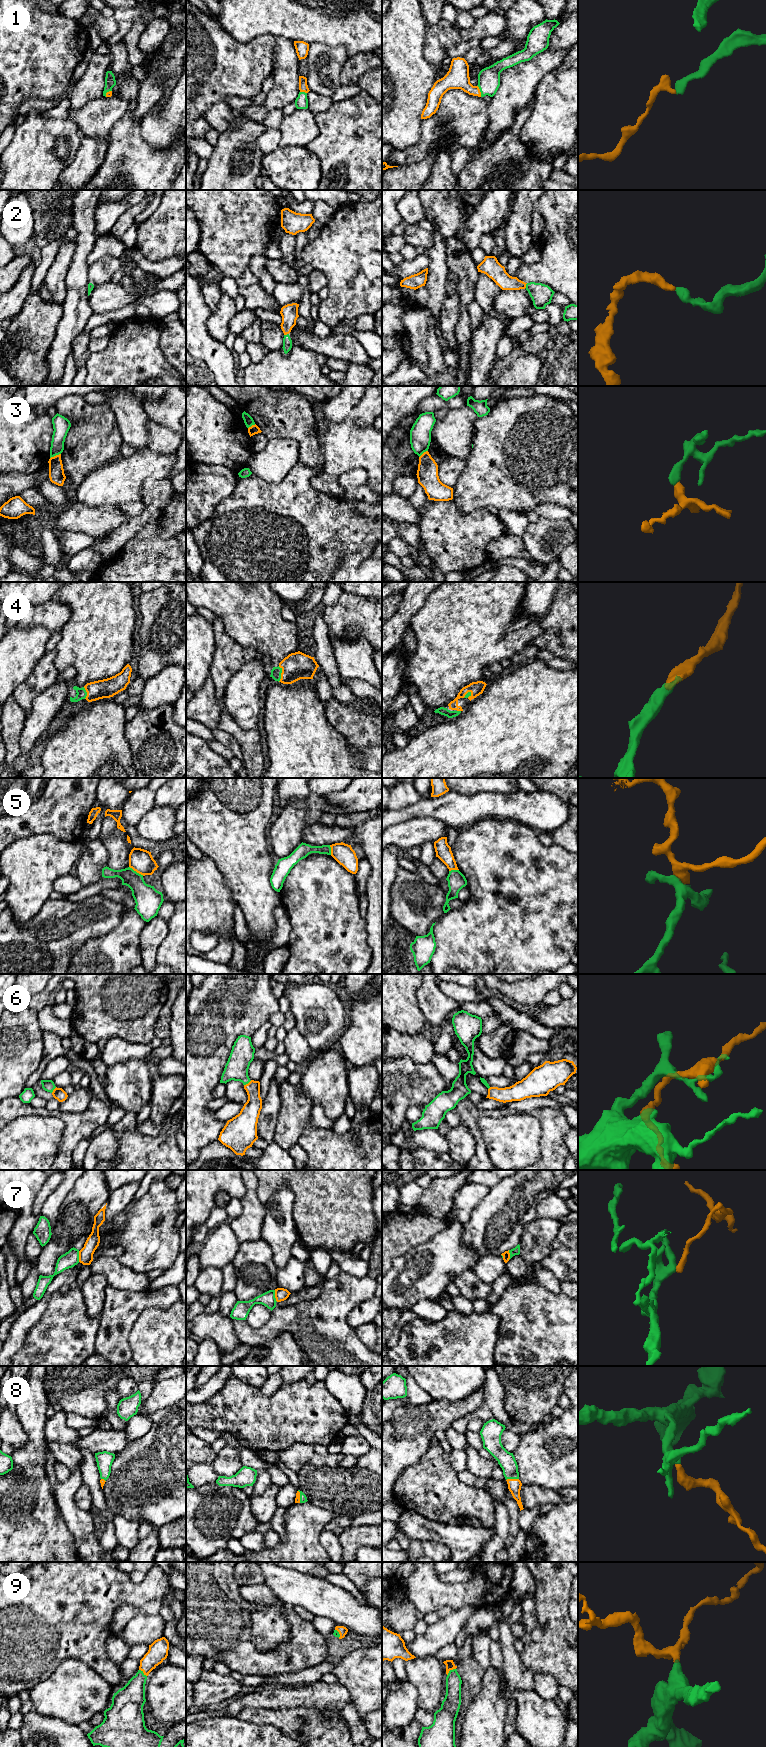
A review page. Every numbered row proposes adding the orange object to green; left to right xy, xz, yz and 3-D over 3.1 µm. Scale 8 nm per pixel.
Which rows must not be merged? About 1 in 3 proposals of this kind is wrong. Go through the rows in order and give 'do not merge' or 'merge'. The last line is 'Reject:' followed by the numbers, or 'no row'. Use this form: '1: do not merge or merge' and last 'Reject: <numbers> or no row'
1: merge
2: merge
3: do not merge
4: merge
5: do not merge
6: merge
7: do not merge
8: merge
9: merge
Reject: 3, 5, 7

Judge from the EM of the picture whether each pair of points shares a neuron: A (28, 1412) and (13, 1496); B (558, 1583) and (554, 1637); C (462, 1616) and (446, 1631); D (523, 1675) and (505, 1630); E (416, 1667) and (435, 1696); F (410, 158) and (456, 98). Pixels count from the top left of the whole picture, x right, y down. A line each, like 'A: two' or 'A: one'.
A: one
B: one
C: one
D: one
E: one
F: one

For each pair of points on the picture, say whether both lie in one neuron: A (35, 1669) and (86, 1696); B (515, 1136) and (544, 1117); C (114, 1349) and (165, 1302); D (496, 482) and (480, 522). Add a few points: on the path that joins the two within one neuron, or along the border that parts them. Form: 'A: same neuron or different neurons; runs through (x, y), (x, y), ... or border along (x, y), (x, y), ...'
A: different neurons; border along (66, 1659), (47, 1678), (39, 1682), (31, 1690)
B: different neurons; border along (530, 1113), (538, 1119), (541, 1126), (539, 1144)
C: same neuron; runs through (114, 1331), (114, 1328), (141, 1301), (147, 1301)
D: different neurons; border along (486, 507), (463, 512)

